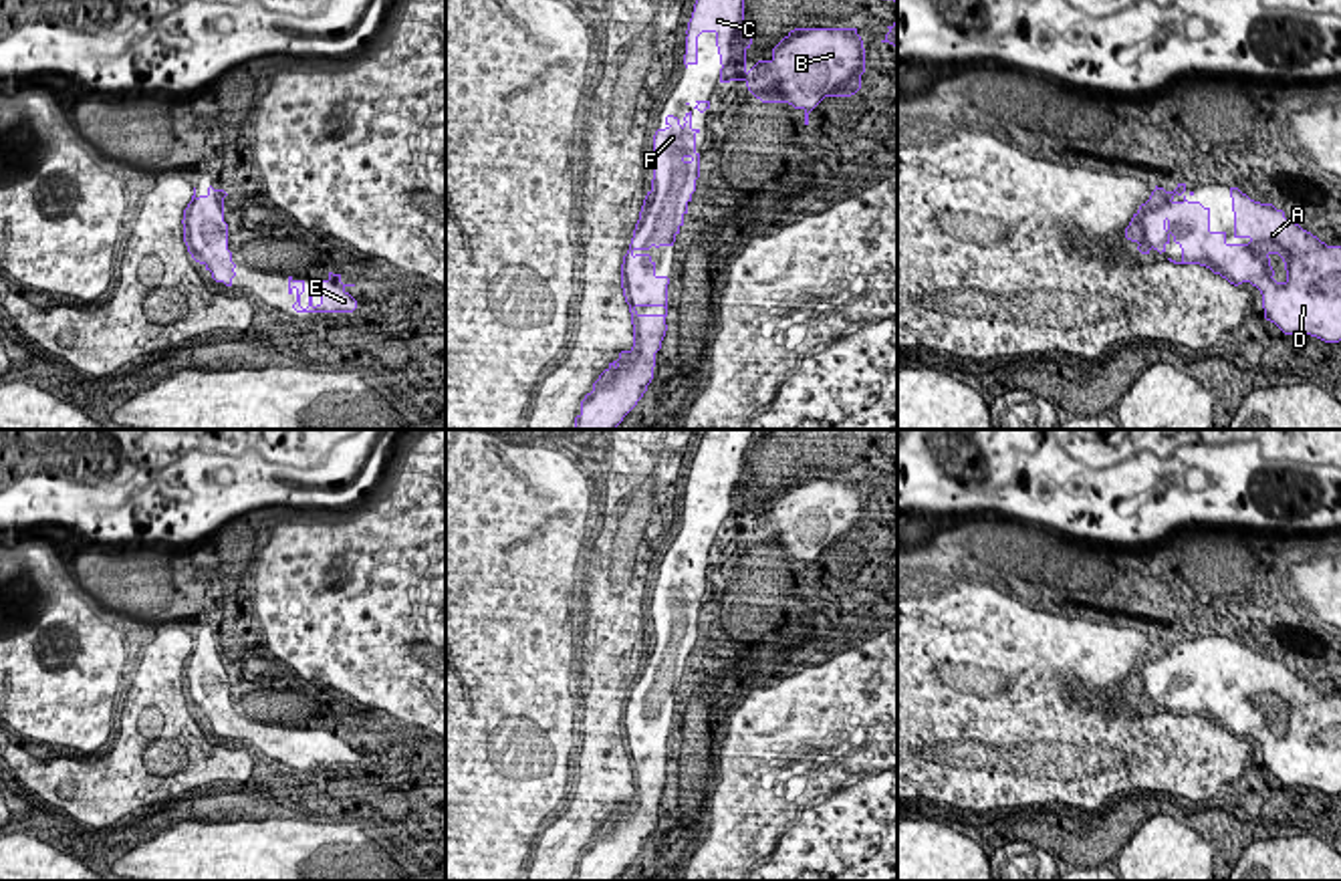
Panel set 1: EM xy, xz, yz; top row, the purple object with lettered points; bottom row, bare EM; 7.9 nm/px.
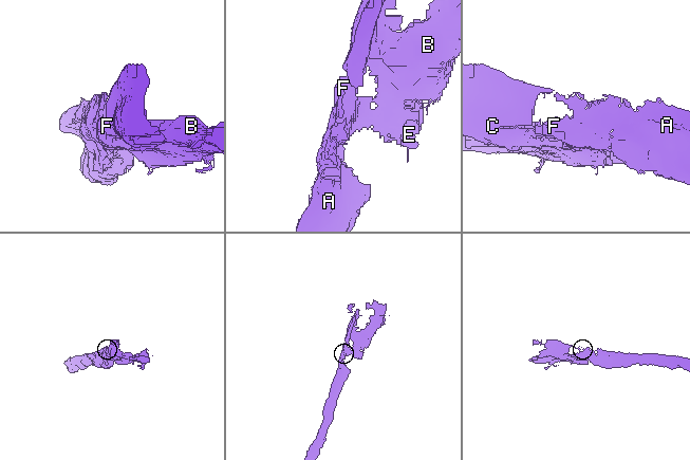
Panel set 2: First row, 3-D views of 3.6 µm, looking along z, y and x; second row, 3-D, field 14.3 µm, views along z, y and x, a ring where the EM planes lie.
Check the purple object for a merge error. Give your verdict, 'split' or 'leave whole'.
leave whole

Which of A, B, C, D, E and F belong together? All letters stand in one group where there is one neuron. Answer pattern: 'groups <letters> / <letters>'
groups A B C D E F

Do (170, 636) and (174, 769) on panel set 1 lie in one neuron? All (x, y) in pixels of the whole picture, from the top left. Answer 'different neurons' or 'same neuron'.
same neuron

